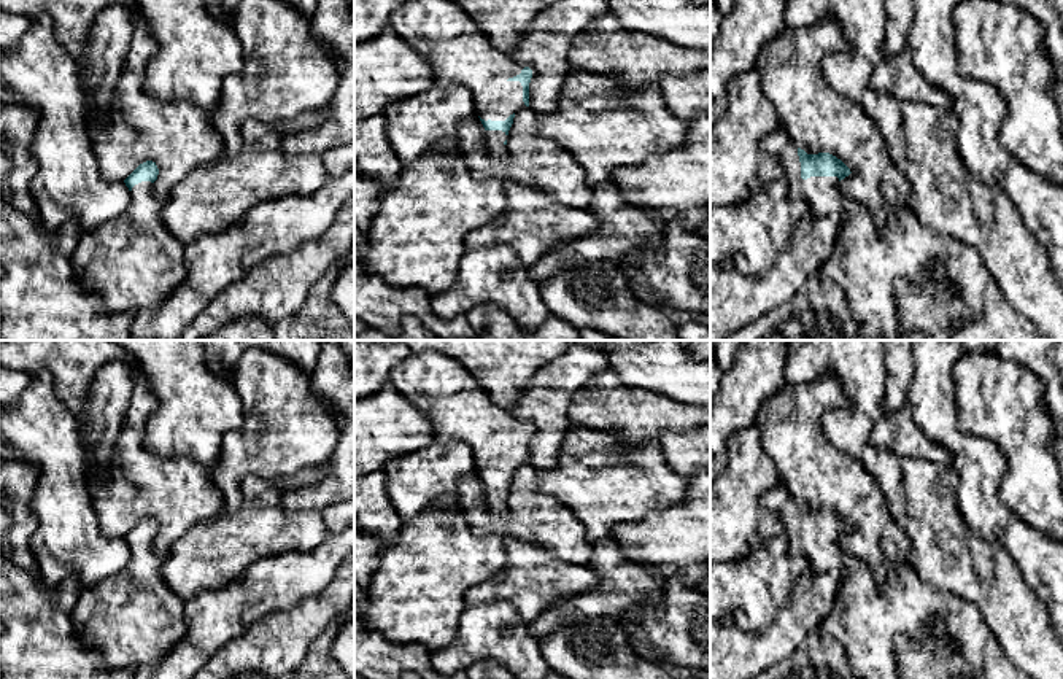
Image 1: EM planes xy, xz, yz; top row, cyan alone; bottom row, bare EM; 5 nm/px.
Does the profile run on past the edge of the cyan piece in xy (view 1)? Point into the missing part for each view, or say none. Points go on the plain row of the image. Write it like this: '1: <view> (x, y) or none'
1: xy (132, 619)

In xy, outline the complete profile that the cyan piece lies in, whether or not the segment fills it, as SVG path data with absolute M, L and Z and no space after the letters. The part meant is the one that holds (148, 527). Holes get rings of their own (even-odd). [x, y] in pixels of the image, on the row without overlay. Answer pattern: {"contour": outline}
{"contour": "M156 518L140 520L126 536L130 560L113 577L83 587L72 607L79 641L103 657L108 669L154 665L184 636L184 601L160 576L164 555L153 549Z"}

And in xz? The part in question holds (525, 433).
{"contour": "M410 353L392 366L388 383L432 420L439 439L459 440L474 450L475 468L486 487L486 507L494 514L504 514L515 469L529 463L532 426L497 405L475 375L440 353Z"}

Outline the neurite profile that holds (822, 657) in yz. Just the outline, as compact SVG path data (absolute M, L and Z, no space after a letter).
M815 627L804 646L753 679L858 679L841 642Z

